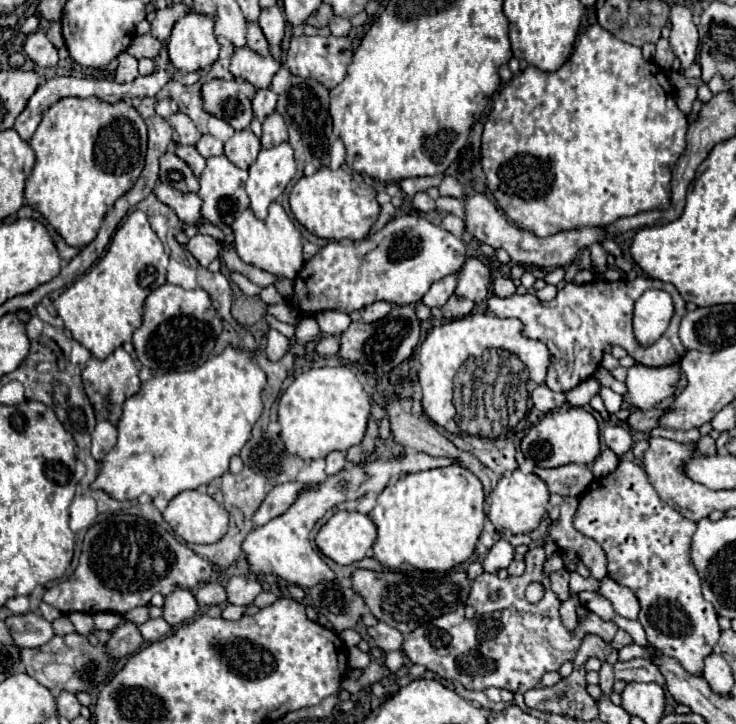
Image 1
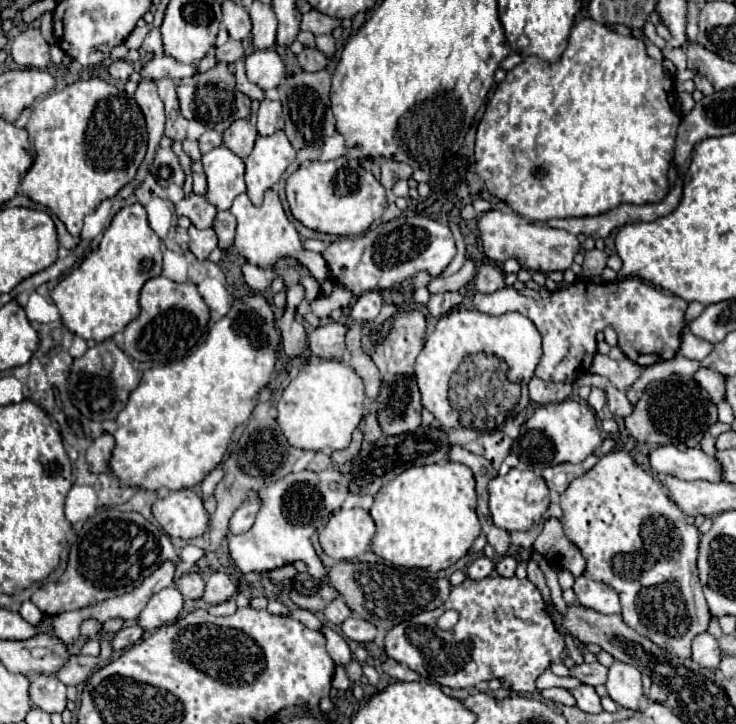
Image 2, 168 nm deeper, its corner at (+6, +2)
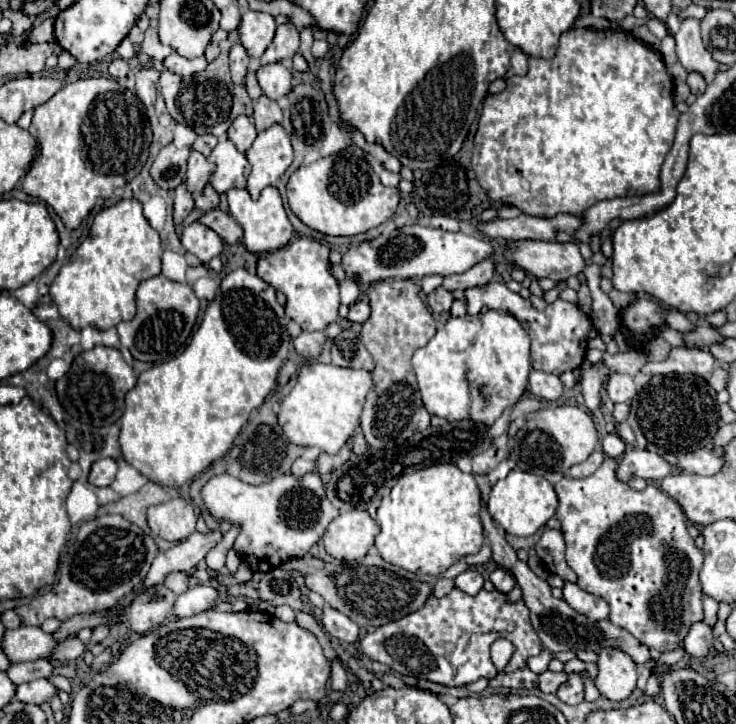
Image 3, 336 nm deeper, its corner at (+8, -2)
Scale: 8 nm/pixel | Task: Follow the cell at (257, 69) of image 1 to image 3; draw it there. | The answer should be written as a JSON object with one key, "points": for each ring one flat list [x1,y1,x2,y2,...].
{"points":[[282,62,260,66,256,72,256,78,258,78,262,92,272,100,286,96,292,88,292,74,288,72,288,68]]}

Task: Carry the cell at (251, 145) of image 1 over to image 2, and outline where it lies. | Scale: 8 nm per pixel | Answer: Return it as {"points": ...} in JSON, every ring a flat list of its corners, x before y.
{"points":[[246,118,232,122,230,128,224,130,224,146,238,154,240,158,246,158,256,142,256,130,250,126]]}

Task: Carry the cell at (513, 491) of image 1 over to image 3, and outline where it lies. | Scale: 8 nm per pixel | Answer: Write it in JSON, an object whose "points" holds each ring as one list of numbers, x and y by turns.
{"points":[[512,470,506,478,498,480,488,498,488,510,492,518,506,530,506,534,512,536,532,536,536,530,540,530,556,512,558,498,552,488,552,484,536,474]]}

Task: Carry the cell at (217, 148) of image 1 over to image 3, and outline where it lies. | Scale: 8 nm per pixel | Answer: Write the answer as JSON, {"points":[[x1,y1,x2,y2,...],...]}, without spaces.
{"points":[[198,136,196,142,192,144,192,148,198,150,198,152,202,152,204,156,210,156,210,152,214,150,216,144,218,144,218,138,216,136]]}

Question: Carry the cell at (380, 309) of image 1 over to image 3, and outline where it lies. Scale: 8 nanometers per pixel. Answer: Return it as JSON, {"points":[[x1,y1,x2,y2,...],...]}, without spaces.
{"points":[[358,300,356,304,350,306,350,312,348,312,346,318,348,318,350,322,362,324,362,322,366,322,366,320,370,318,370,312,372,312,372,308,368,306,368,302,366,302,366,300]]}

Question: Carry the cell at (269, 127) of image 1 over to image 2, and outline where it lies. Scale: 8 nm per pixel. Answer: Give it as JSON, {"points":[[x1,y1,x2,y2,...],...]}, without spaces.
{"points":[[264,98,260,108,258,108,258,134,260,136,270,136,274,130,282,128,282,104]]}

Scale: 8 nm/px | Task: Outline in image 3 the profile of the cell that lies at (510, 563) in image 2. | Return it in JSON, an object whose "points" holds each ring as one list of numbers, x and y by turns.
{"points":[[496,568,496,570,492,572,490,580,492,580,492,584,496,586,496,590,506,592,506,594,508,594,508,592,514,588,514,584,516,584,514,576,512,576,508,570,504,570,504,568]]}

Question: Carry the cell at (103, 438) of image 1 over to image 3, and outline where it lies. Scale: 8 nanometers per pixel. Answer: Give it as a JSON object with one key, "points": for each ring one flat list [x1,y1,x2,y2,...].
{"points":[[100,458,100,460,96,460,92,464,88,482,94,484,94,486,110,486,112,480,114,480,114,476,116,476,116,470,118,470,116,460,112,460,112,458]]}

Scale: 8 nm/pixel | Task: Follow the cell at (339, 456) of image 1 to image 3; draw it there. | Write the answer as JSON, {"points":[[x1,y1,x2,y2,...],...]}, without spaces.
{"points":[[298,458,294,464,292,464,292,474,294,476,304,476,308,472,314,472,316,470,316,462,314,460,304,460,304,458]]}

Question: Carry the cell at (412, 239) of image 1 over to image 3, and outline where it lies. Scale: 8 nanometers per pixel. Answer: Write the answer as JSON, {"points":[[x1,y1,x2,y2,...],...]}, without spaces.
{"points":[[410,224,390,234,380,234,374,240,348,248,342,254,340,266,344,268,348,280,354,280,360,284,376,284,392,278,424,278,430,274,440,274,440,276,460,274,472,268,474,264,478,264,480,260,488,258,490,254,492,254,492,244,488,238,466,236,462,232,454,234,454,232,436,230,422,224]]}

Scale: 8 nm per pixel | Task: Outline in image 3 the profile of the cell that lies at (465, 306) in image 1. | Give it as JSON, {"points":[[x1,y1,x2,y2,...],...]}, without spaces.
{"points":[[442,286,436,288,432,294,428,294,428,306,436,318,442,314,448,314,452,302,454,302,454,296,450,292,446,292]]}

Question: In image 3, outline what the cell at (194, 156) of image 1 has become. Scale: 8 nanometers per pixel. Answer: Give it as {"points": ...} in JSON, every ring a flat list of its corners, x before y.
{"points":[[206,184,200,192,196,192,194,194,194,200,196,200,196,208,200,210,200,212,208,212,208,210,212,210,212,208,216,208,218,206,218,194,212,190,212,186,210,184]]}

